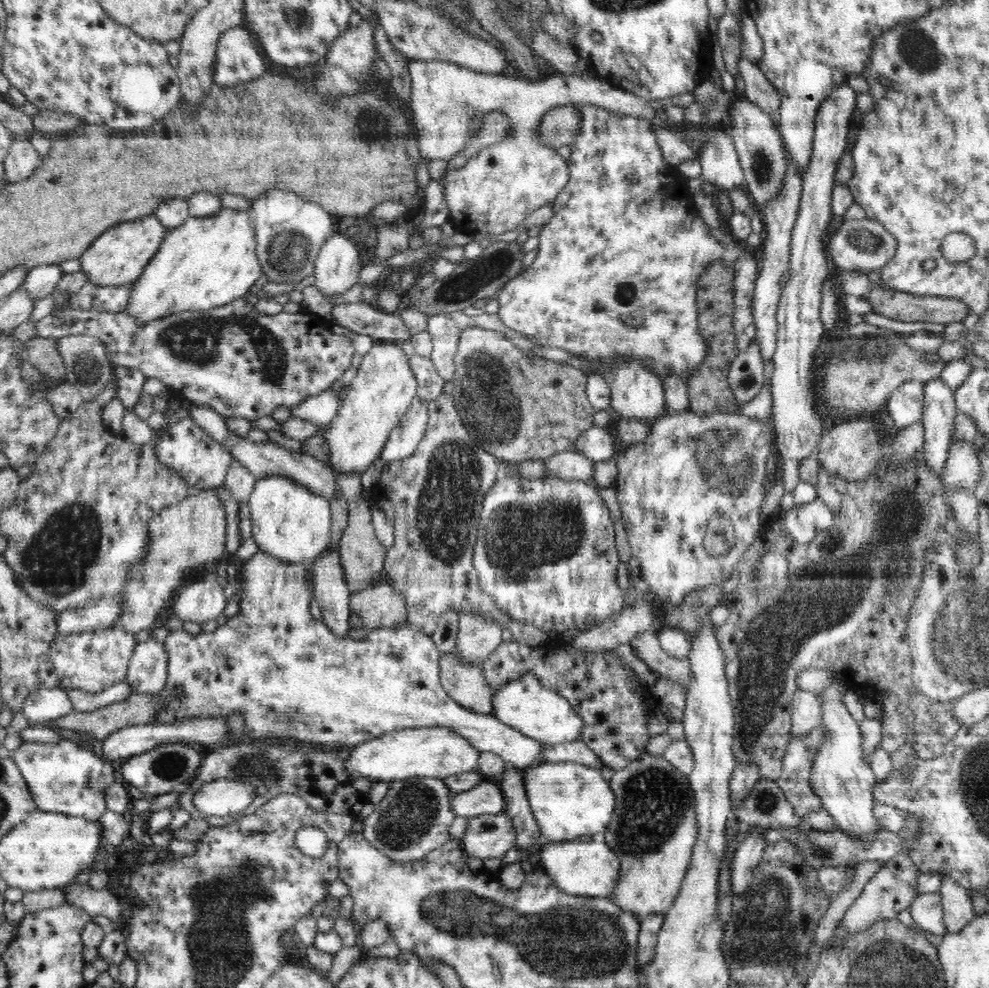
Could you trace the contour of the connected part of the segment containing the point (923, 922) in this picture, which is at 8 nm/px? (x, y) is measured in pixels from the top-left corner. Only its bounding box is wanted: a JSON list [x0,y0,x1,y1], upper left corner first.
[910,893,947,938]

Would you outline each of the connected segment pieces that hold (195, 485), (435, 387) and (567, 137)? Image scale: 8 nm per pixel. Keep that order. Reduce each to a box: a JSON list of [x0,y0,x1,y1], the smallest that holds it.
[[154,416,234,491],[409,354,444,402],[538,104,580,149]]

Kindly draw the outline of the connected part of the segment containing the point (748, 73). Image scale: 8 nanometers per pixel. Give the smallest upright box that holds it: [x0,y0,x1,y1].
[739,56,782,114]

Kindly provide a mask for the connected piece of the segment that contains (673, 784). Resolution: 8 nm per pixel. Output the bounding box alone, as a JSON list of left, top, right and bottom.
[601,750,698,921]

